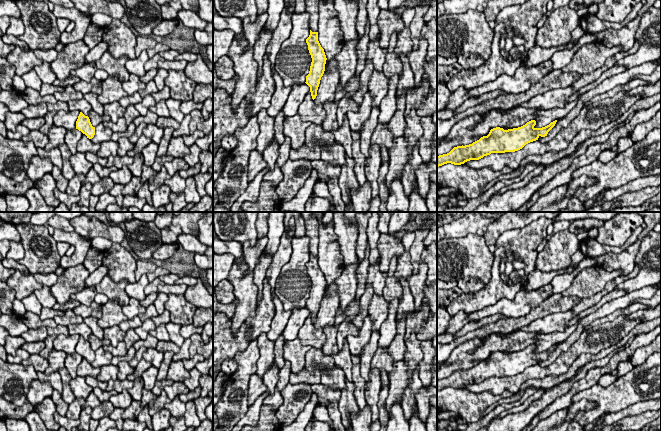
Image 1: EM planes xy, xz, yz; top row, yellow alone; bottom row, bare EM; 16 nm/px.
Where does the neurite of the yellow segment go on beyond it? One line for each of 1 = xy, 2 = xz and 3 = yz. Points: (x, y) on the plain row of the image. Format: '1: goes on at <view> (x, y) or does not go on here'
1: does not go on here
2: does not go on here
3: does not go on here

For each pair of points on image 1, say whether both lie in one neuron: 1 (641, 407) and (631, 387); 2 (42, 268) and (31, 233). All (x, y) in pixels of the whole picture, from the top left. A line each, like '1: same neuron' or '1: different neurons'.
1: different neurons
2: same neuron

